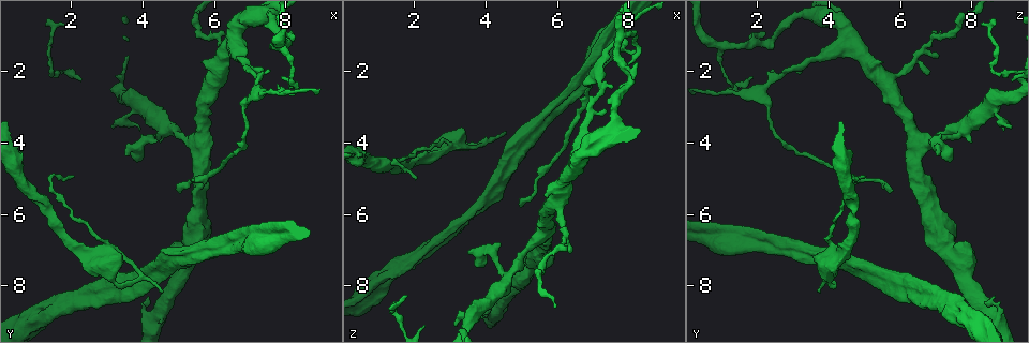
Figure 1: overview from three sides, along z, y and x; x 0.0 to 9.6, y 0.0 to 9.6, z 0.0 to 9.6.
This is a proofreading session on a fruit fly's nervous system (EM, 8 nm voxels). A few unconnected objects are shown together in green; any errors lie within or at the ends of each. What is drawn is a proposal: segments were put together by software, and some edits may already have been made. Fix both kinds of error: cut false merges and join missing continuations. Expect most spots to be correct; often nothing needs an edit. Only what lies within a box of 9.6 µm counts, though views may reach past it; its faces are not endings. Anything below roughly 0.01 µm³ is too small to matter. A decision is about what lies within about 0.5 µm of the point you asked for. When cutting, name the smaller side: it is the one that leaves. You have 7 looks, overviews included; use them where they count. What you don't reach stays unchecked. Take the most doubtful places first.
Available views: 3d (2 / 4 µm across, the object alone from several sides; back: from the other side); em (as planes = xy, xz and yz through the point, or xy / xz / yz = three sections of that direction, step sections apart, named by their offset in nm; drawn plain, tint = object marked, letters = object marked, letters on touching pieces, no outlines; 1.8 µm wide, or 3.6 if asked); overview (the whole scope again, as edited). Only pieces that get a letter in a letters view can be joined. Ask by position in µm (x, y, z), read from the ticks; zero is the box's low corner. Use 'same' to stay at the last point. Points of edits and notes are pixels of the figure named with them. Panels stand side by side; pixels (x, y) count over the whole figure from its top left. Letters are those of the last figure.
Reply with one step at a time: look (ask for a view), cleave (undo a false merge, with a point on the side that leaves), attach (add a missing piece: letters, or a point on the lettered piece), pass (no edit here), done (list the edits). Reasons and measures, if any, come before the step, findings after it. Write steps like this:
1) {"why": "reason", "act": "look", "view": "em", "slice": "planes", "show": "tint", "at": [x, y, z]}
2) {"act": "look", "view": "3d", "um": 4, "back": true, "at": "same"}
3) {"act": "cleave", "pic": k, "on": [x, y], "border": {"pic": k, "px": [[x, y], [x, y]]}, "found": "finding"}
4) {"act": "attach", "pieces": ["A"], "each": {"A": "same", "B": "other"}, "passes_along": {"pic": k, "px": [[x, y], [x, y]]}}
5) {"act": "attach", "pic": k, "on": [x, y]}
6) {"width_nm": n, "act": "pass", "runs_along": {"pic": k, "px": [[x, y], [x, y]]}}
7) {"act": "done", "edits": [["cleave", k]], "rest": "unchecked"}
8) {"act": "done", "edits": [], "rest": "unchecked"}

{"why": "tapers out", "act": "look", "view": "em", "slice": "planes", "show": "letters", "at": [3.80, 7.45, 4.05]}

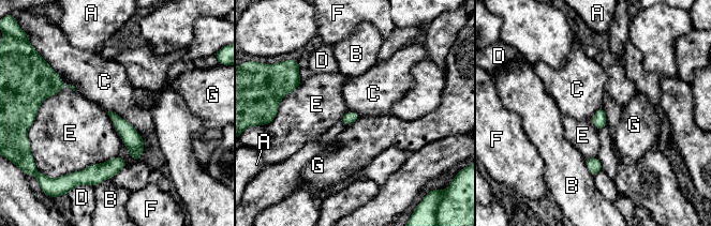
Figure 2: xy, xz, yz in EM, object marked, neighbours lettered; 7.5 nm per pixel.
{"width_nm": 90, "act": "pass", "each": {"A": "other", "B": "other", "C": "other", "D": "other", "E": "other", "F": "other", "G": "other"}, "runs_along": {"pic": 2, "px": [[112, 115], [134, 142], [135, 157]]}, "found": "none of them fits"}

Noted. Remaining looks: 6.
{"why": "abrupt turn", "act": "look", "view": "em", "slice": "planes", "show": "letters", "at": [3.50, 7.90, 6.00]}

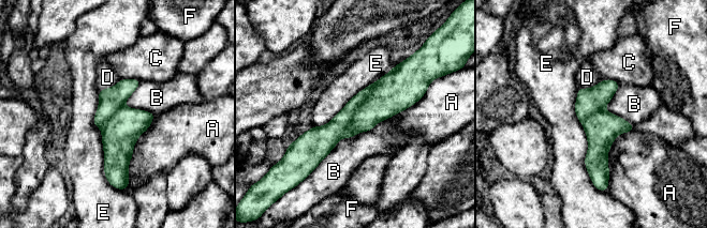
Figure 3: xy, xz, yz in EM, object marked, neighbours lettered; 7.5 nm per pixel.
{"width_nm": 260, "act": "pass", "each": {"A": "other", "B": "other", "C": "other", "D": "other", "E": "other", "F": "other"}, "border": {"pic": 3, "px": [[398, 111], [342, 137], [309, 173]]}, "found": "continuous, no second neuron"}

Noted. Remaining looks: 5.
{"why": "branch stops here", "act": "look", "view": "em", "slice": "planes", "show": "letters", "at": [7.30, 2.00, 3.10]}

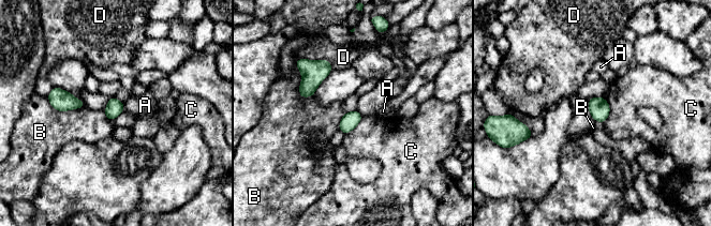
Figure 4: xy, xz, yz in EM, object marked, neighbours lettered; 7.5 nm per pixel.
{"act": "pass", "each": {"A": "other", "B": "other", "C": "other", "D": "other"}, "border": {"pic": 4, "px": [[295, 66], [299, 94], [313, 95]]}, "found": "none of them fits"}

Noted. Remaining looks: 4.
{"act": "done", "edits": [], "rest": "unchecked"}

